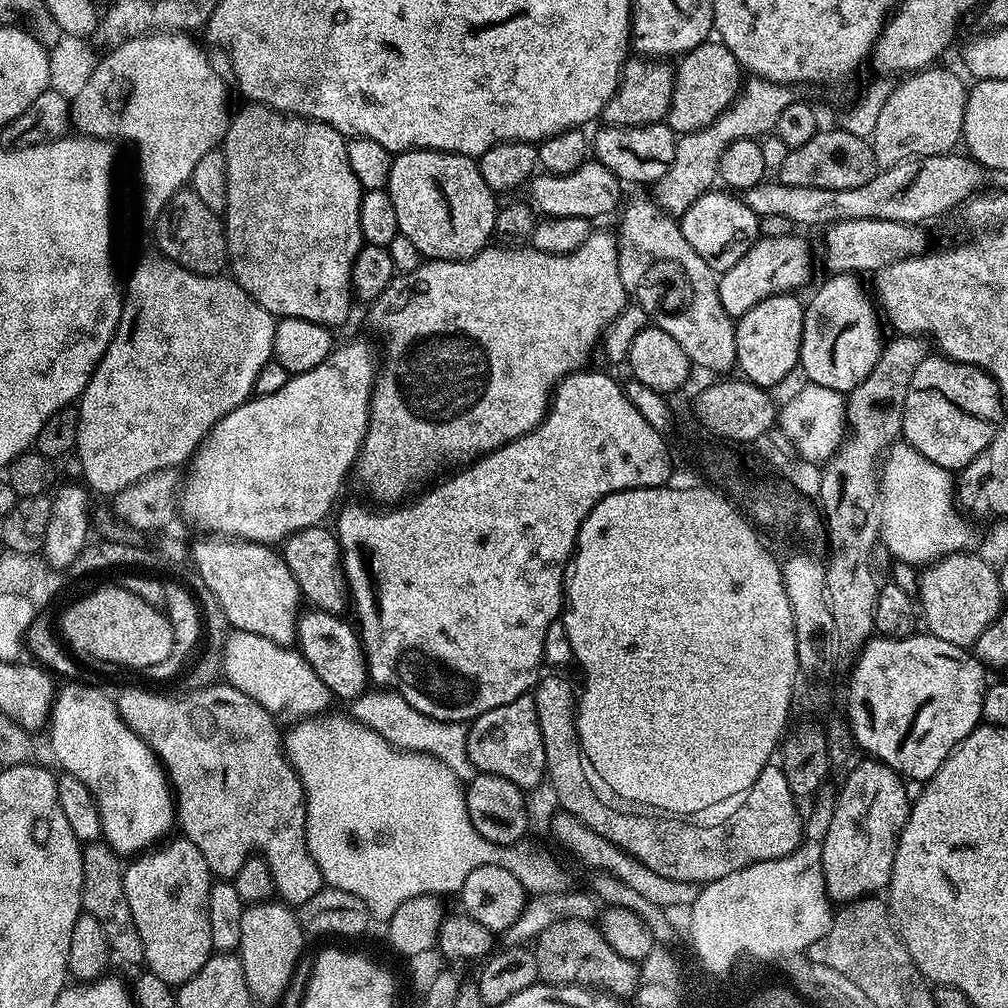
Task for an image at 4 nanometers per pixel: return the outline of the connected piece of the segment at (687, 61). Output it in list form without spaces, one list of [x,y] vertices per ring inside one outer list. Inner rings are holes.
[[[705,42],[679,57],[674,68],[676,81],[672,87],[672,107],[666,123],[673,132],[697,132],[710,126],[727,112],[742,91],[742,69],[725,44]]]

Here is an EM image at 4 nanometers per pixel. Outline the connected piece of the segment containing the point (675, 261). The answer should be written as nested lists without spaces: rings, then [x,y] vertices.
[[[636,196],[627,204],[628,201],[619,213],[618,231],[620,277],[625,293],[635,290],[636,272],[644,272],[634,300],[649,321],[666,330],[695,367],[697,364],[720,372],[716,374],[731,373],[728,371],[733,371],[736,363],[736,325],[720,301],[717,273],[686,242],[679,223],[655,199]]]

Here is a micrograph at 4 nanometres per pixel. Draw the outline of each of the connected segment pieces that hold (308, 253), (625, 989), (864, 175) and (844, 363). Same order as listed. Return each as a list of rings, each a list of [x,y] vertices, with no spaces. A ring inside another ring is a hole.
[[[262,104],[244,106],[240,113],[233,115],[228,121],[228,129],[222,141],[224,154],[224,212],[222,211],[222,223],[224,226],[224,238],[228,241],[228,259],[231,279],[258,302],[271,316],[277,318],[292,317],[305,319],[306,322],[314,322],[325,326],[340,324],[348,316],[348,311],[354,305],[352,294],[352,267],[358,250],[364,244],[362,230],[358,226],[358,210],[362,189],[360,183],[350,170],[346,162],[346,140],[339,132],[333,130],[328,124],[317,124],[314,120],[306,120],[298,116],[290,116],[283,112],[277,112],[266,108]]]
[[[563,920],[550,926],[541,936],[536,937],[534,955],[538,977],[548,984],[586,988],[613,998],[632,998],[642,983],[640,972],[636,969],[639,968],[637,961],[614,954],[597,925],[587,920]]]
[[[842,126],[829,132],[818,130],[810,142],[791,149],[778,173],[779,183],[795,188],[818,190],[854,190],[854,186],[866,186],[874,178],[878,165],[871,143],[858,134],[850,134]]]
[[[832,274],[827,278],[829,280],[813,294],[812,301],[807,301],[804,310],[798,366],[809,383],[847,394],[865,380],[880,357],[882,339],[876,325],[878,314],[869,295],[867,298],[864,294],[859,275]]]

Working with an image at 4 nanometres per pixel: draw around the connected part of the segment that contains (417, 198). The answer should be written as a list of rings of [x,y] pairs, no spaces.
[[[431,150],[401,152],[390,166],[386,191],[394,206],[394,218],[398,218],[399,235],[408,238],[417,247],[421,257],[428,260],[469,260],[483,248],[489,247],[493,239],[498,196],[486,186],[486,182],[482,182],[477,161],[471,156]]]

